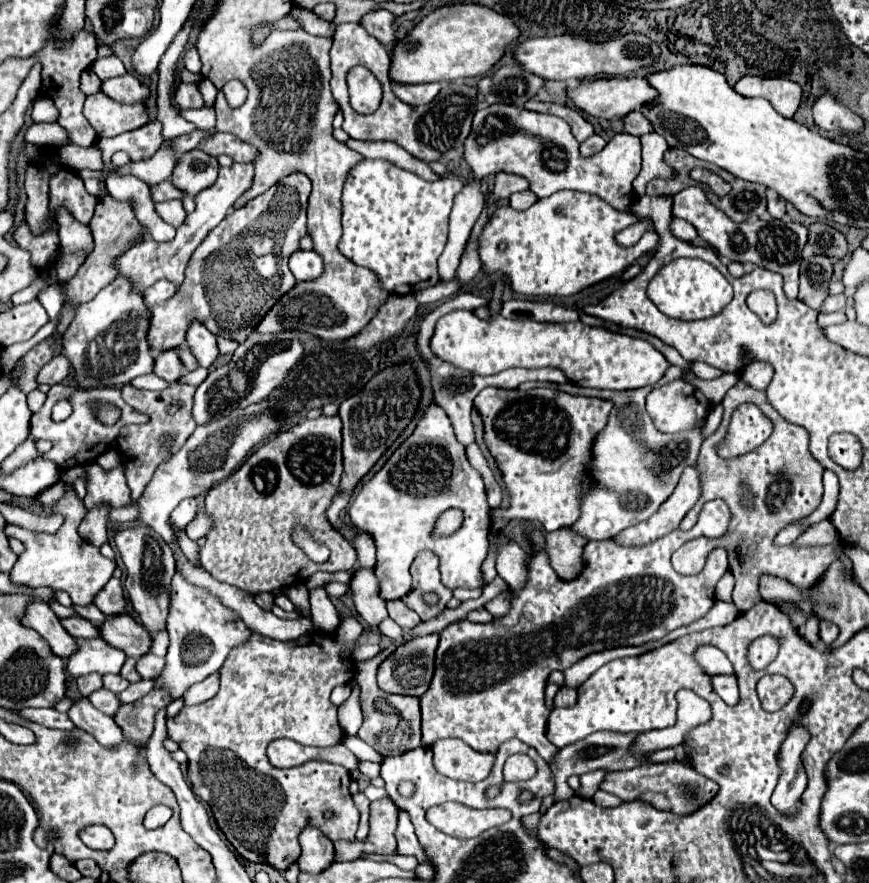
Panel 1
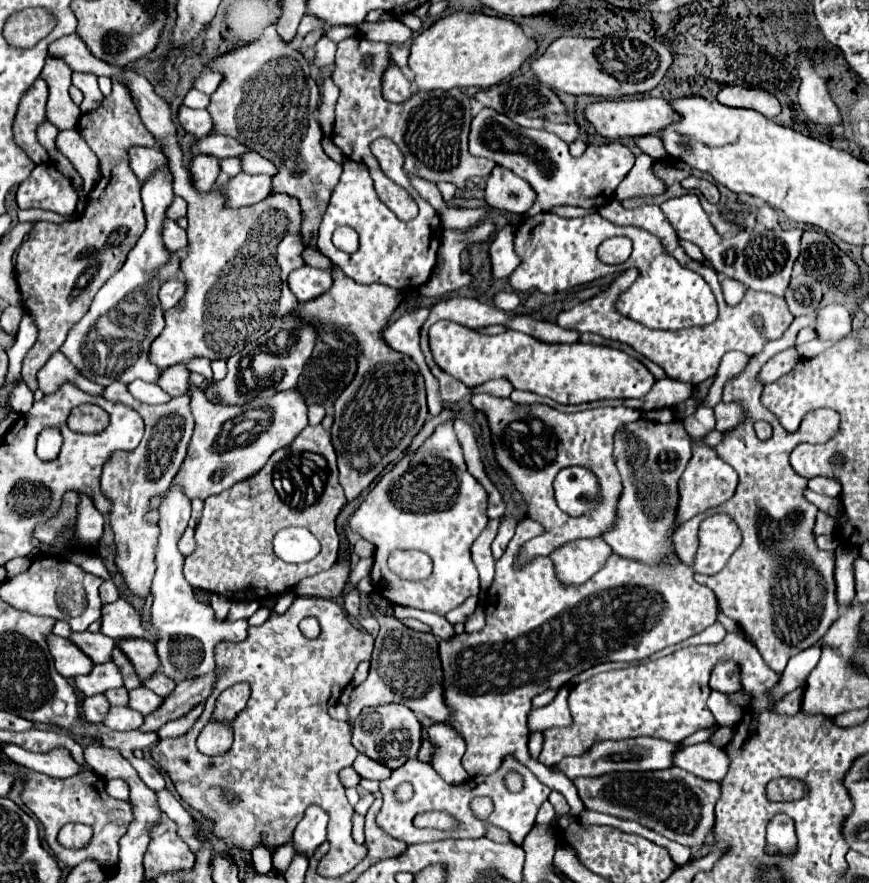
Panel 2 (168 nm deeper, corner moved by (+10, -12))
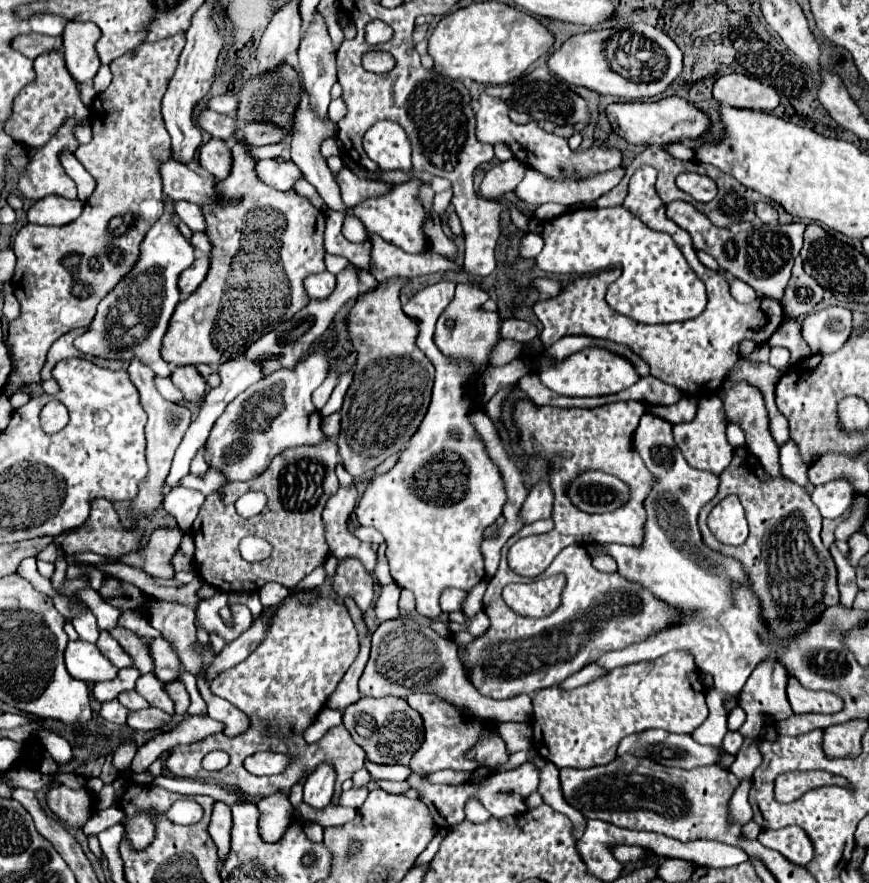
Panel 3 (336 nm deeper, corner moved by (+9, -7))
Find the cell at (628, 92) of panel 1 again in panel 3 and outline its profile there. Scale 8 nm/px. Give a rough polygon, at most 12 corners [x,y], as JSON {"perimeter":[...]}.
{"perimeter":[[679,97],[607,107],[611,129],[633,145],[697,139],[709,127]]}

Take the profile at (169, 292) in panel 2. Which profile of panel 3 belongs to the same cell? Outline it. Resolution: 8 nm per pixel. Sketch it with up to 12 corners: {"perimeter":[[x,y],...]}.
{"perimeter":[[195,259],[179,275],[179,291],[193,293],[205,279],[209,259]]}

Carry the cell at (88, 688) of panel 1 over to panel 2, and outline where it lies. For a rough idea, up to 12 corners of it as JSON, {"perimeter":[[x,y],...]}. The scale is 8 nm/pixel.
{"perimeter":[[102,694],[86,698],[84,718],[102,722],[110,708]]}

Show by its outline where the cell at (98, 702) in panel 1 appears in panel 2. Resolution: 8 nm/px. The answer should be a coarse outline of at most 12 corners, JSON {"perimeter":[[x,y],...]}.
{"perimeter":[[110,708],[104,724],[114,730],[140,728],[144,714]]}

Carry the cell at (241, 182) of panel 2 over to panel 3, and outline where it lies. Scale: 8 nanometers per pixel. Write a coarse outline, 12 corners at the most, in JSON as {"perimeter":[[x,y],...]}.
{"perimeter":[[265,159],[255,165],[257,177],[275,189],[291,189],[301,179],[291,161]]}

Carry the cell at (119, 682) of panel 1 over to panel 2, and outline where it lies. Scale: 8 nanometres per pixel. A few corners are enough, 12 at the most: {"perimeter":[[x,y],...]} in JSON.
{"perimeter":[[126,688],[108,690],[112,706],[128,706]]}

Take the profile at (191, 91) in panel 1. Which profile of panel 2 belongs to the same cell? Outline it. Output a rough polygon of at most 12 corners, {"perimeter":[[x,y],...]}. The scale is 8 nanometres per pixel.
{"perimeter":[[180,106],[178,120],[196,138],[212,134],[206,110]]}

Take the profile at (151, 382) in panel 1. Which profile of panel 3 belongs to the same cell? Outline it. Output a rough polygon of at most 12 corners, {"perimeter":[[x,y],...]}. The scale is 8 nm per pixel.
{"perimeter":[[155,377],[155,389],[167,401],[183,401],[181,391],[169,381]]}

